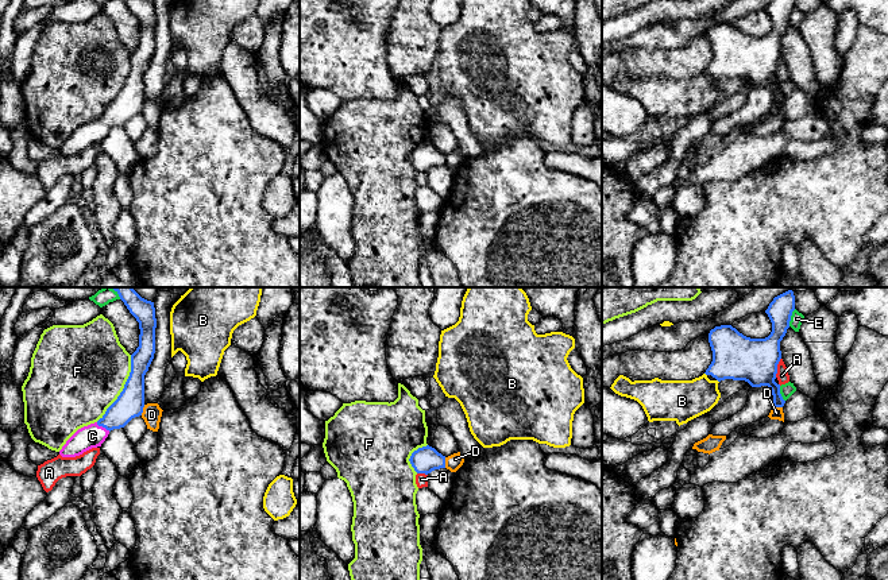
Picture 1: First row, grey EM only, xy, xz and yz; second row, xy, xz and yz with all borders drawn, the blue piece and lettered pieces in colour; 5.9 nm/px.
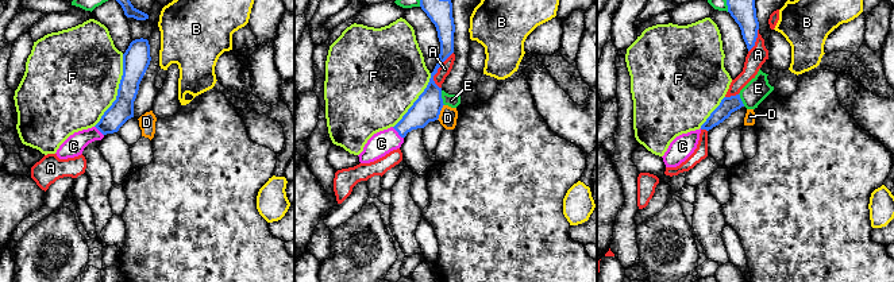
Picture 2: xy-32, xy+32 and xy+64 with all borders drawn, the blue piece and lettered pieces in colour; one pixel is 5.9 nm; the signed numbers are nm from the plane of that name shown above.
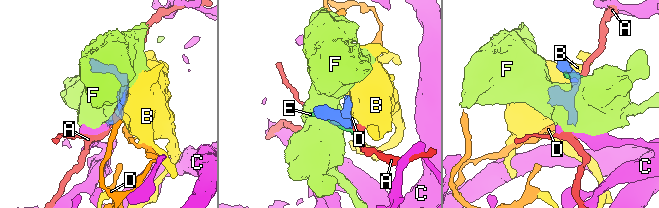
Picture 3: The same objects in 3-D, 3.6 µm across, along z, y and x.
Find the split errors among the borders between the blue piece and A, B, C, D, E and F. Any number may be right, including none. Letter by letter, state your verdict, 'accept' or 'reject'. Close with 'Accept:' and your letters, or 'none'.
A: reject
B: reject
C: accept
D: reject
E: reject
F: reject
Accept: C

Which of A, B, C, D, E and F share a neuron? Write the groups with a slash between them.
A / B / C / D / E / F

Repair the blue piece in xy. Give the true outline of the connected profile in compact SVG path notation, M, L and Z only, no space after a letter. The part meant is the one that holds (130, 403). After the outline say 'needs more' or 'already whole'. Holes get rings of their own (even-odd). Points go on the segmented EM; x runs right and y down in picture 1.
M111 287L139 322L139 347L131 355L131 372L117 399L94 424L78 429L62 446L62 457L76 457L101 446L113 429L124 428L132 418L142 415L144 407L144 375L155 353L155 308L132 287Z; needs more

